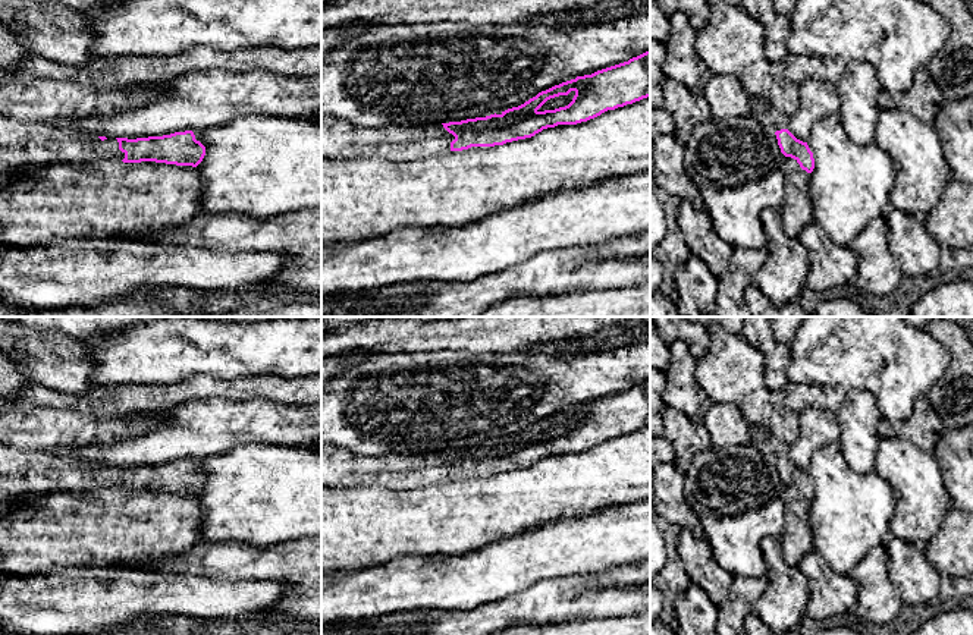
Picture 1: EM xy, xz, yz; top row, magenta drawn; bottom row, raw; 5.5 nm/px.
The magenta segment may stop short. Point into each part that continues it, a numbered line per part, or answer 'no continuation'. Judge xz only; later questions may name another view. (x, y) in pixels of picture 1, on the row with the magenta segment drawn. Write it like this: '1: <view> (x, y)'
1: xz (341, 140)

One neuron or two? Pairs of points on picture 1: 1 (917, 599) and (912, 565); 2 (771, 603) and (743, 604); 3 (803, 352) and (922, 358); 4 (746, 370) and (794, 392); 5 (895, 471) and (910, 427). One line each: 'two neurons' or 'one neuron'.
1: one neuron
2: two neurons
3: one neuron
4: two neurons
5: two neurons

